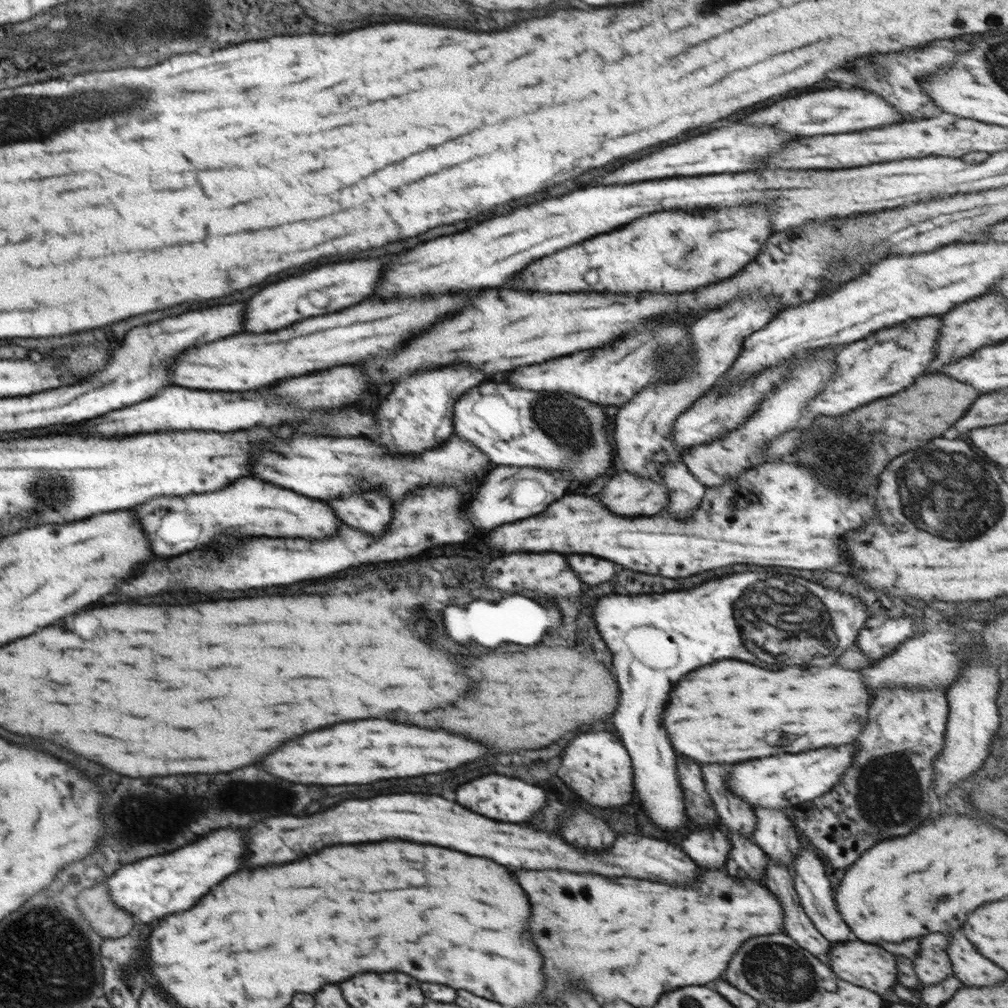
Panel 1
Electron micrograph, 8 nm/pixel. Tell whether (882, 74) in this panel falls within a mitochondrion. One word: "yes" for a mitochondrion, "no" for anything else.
yes

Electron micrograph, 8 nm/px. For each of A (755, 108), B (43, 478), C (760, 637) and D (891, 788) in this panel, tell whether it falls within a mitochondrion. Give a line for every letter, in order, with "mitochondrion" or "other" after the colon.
A: other
B: mitochondrion
C: mitochondrion
D: mitochondrion

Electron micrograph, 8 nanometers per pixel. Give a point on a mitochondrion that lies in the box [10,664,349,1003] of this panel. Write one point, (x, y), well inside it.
(124, 967)

